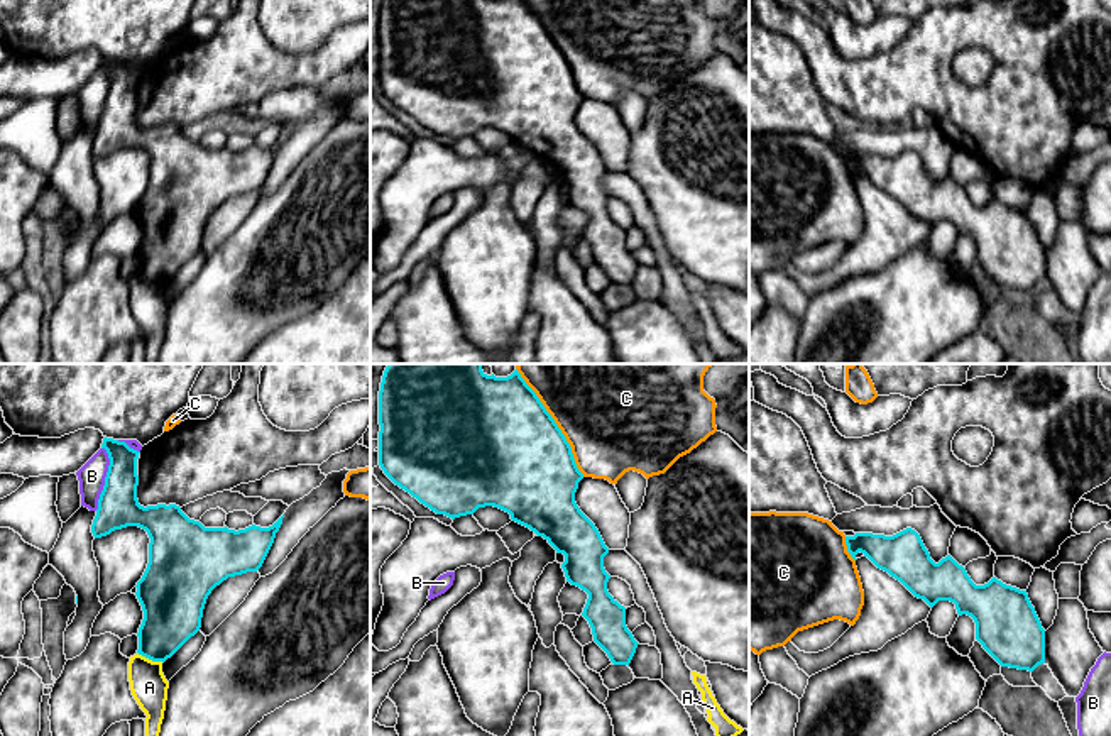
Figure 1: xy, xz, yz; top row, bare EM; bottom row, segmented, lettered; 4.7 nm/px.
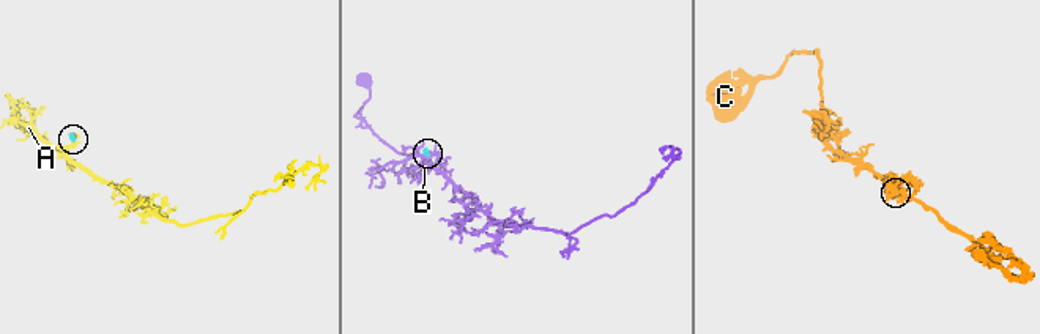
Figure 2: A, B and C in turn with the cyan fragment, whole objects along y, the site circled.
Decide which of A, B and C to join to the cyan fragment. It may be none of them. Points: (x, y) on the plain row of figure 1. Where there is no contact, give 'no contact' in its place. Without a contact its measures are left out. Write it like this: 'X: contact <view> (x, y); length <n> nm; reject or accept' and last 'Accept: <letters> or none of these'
A: contact xy (151, 280); length 140 nm; reject
B: contact xy (105, 100); length 300 nm; reject
C: contact xz (558, 49); length 550 nm; accept
Accept: C

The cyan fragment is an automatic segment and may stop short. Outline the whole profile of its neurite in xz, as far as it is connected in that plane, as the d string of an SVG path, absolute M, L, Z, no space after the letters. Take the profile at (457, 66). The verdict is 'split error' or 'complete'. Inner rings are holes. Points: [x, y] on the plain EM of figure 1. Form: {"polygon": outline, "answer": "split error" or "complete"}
{"polygon": "M382 0L379 12L379 86L396 107L436 135L455 140L473 135L479 129L494 127L509 134L512 142L543 157L556 174L565 176L561 189L566 203L588 215L582 237L592 249L594 262L614 286L629 288L639 264L626 247L626 228L607 211L610 196L604 189L604 178L609 174L609 169L595 146L577 127L575 113L583 98L605 100L610 105L617 105L629 91L639 93L646 100L665 95L680 78L690 74L717 52L715 29L715 20L703 12L703 0Z", "answer": "split error"}

